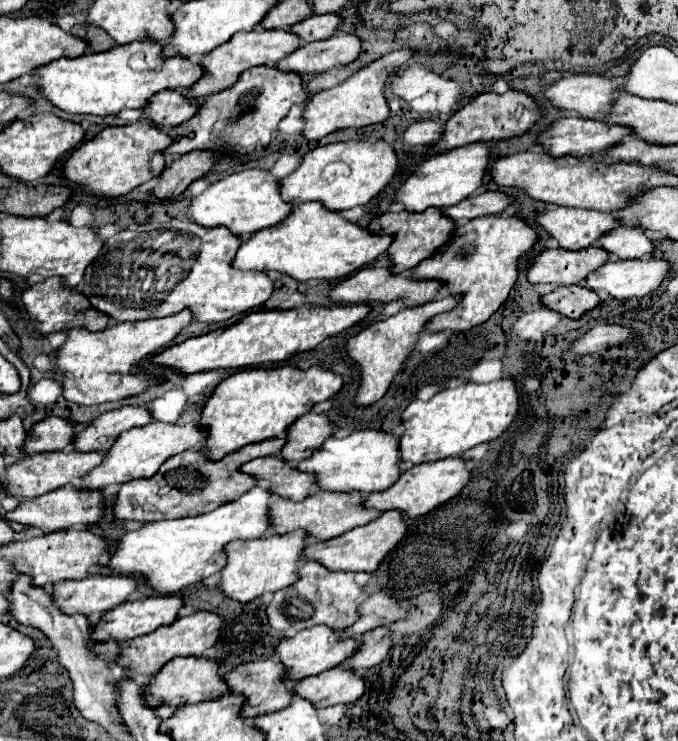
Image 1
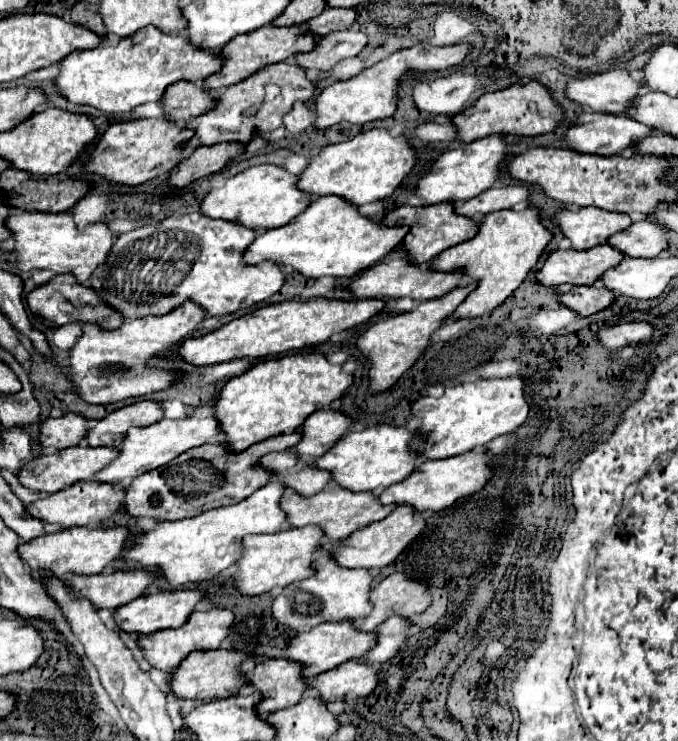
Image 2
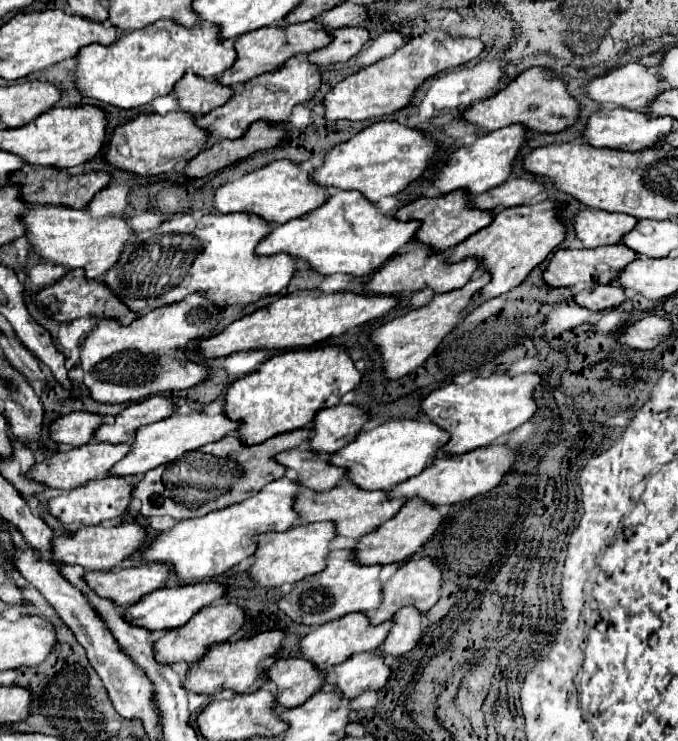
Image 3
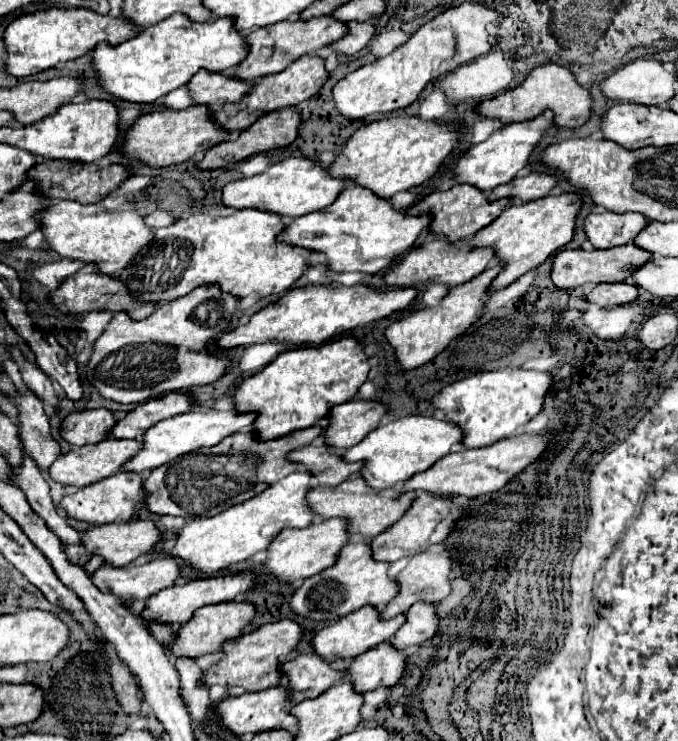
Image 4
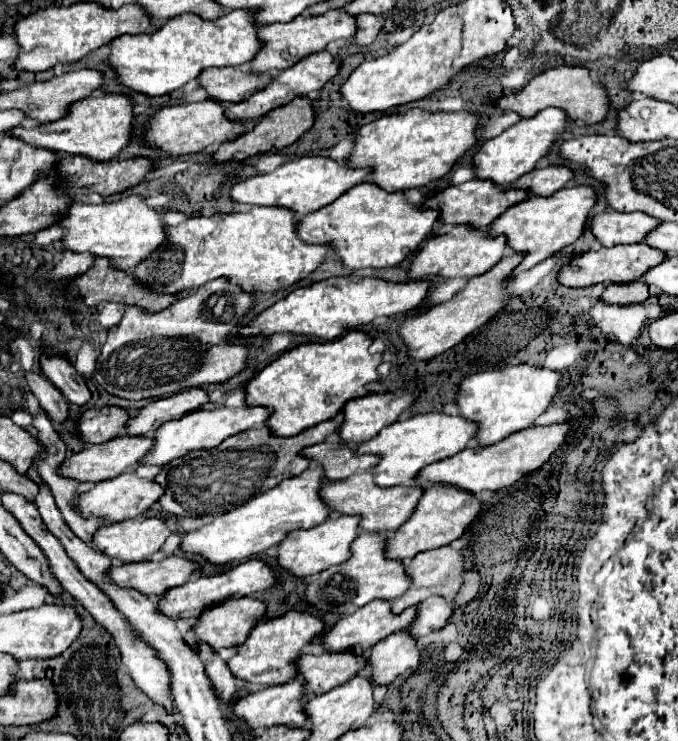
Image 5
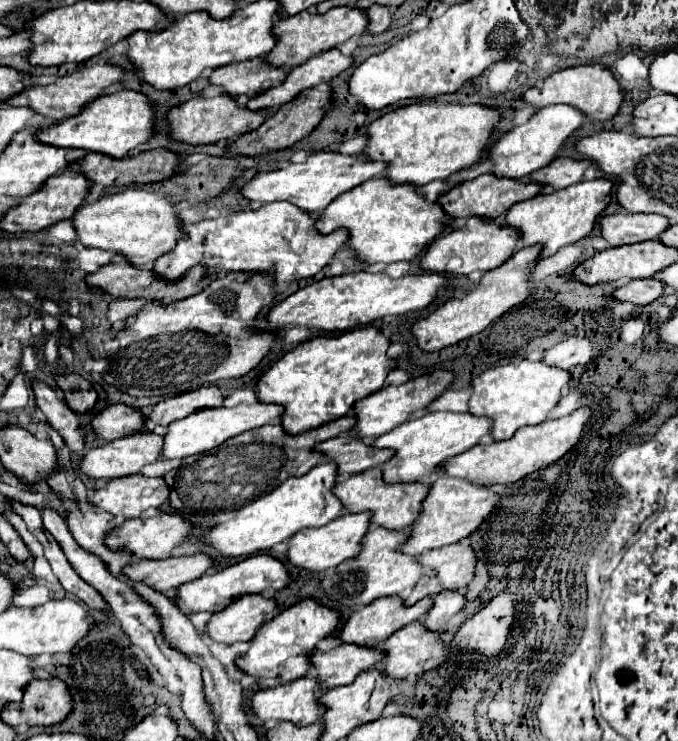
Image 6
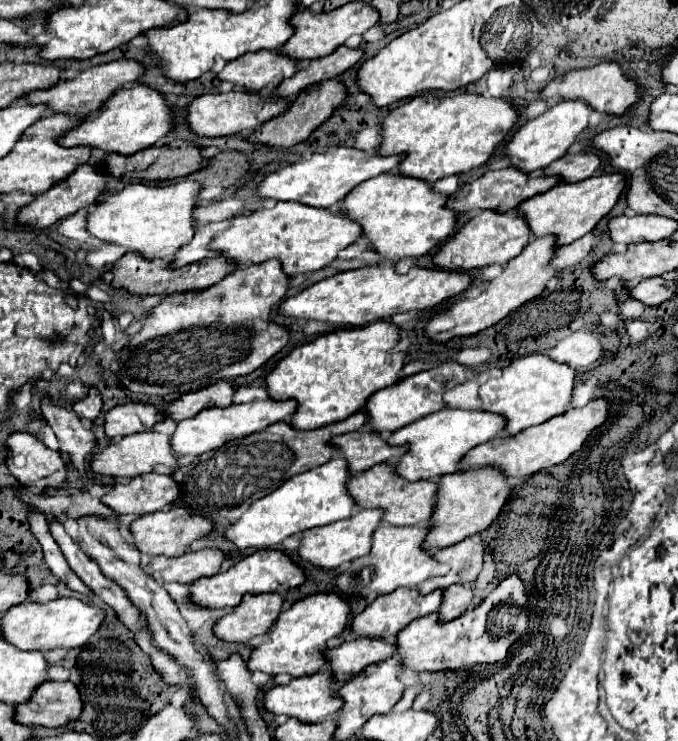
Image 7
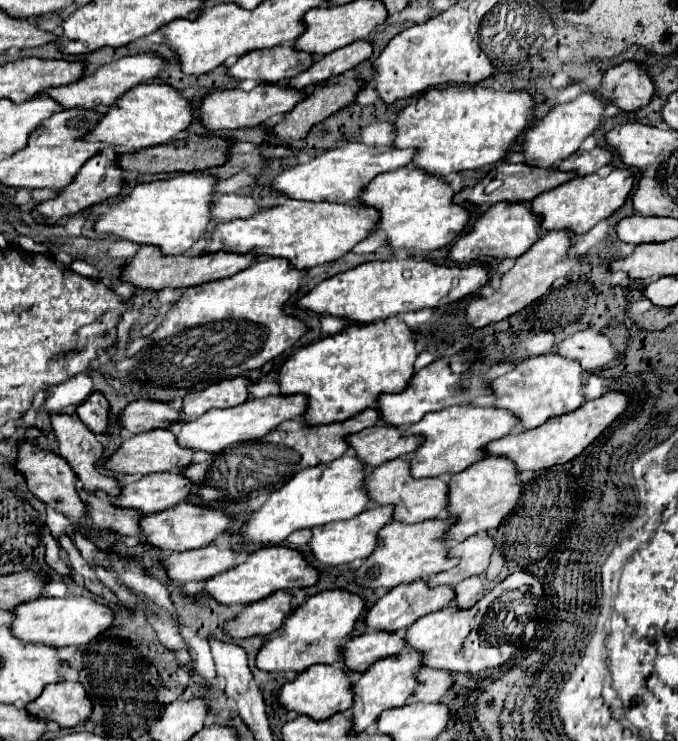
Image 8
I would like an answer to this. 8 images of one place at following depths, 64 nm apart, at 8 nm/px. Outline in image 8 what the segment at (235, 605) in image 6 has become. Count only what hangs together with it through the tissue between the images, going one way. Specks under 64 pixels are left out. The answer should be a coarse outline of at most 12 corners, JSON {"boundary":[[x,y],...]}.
{"boundary":[[290,592],[250,604],[224,630],[232,638],[266,636],[296,610]]}

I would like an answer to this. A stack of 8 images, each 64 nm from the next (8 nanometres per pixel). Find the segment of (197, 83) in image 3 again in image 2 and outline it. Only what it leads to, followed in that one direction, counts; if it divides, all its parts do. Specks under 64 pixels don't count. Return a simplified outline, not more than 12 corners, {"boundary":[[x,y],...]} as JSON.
{"boundary":[[180,80],[162,96],[166,118],[184,124],[212,108],[216,92]]}

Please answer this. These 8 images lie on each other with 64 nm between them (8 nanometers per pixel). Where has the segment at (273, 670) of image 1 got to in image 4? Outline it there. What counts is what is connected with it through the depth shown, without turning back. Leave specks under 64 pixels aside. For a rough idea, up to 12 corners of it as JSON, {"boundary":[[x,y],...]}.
{"boundary":[[316,654],[282,662],[292,704],[316,698],[344,678],[342,662]]}

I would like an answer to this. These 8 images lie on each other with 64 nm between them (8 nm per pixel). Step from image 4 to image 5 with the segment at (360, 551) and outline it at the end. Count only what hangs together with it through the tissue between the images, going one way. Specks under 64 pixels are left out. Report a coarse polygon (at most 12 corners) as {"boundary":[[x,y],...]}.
{"boundary":[[360,532],[350,560],[308,578],[308,608],[346,614],[402,596],[404,562],[382,532]]}

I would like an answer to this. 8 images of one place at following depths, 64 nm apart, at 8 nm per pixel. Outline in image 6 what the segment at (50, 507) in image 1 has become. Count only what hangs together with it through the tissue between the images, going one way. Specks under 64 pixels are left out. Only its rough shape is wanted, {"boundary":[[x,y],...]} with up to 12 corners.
{"boundary":[[114,478],[92,504],[138,518],[170,496],[164,478]]}

